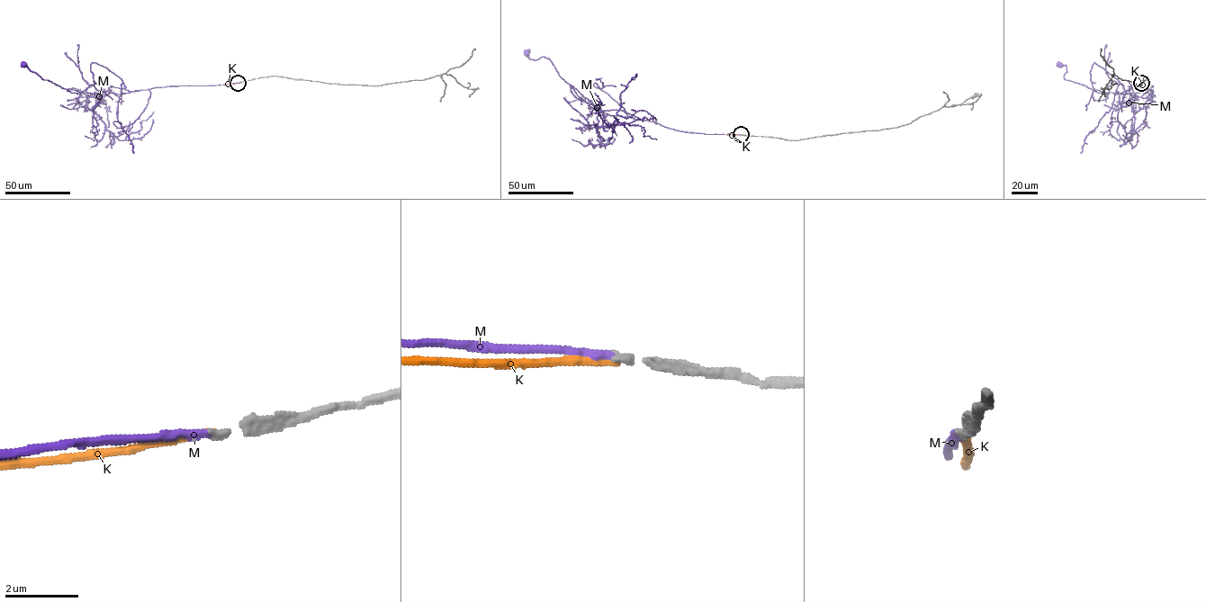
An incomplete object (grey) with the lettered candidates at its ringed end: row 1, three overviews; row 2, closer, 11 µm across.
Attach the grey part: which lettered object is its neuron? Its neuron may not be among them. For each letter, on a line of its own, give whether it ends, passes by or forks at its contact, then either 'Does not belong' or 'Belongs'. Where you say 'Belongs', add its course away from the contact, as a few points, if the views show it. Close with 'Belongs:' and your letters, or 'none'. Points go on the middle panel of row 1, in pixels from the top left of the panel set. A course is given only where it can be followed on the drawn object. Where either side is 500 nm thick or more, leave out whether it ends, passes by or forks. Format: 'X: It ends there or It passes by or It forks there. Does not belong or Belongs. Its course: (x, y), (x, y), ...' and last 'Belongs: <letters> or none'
K: It ends there. Does not belong
M: It ends there. Belongs. Its course: (741, 134), (682, 131), (621, 110), (598, 112), (559, 76), (549, 58), (530, 59), (526, 53)
Belongs: M

